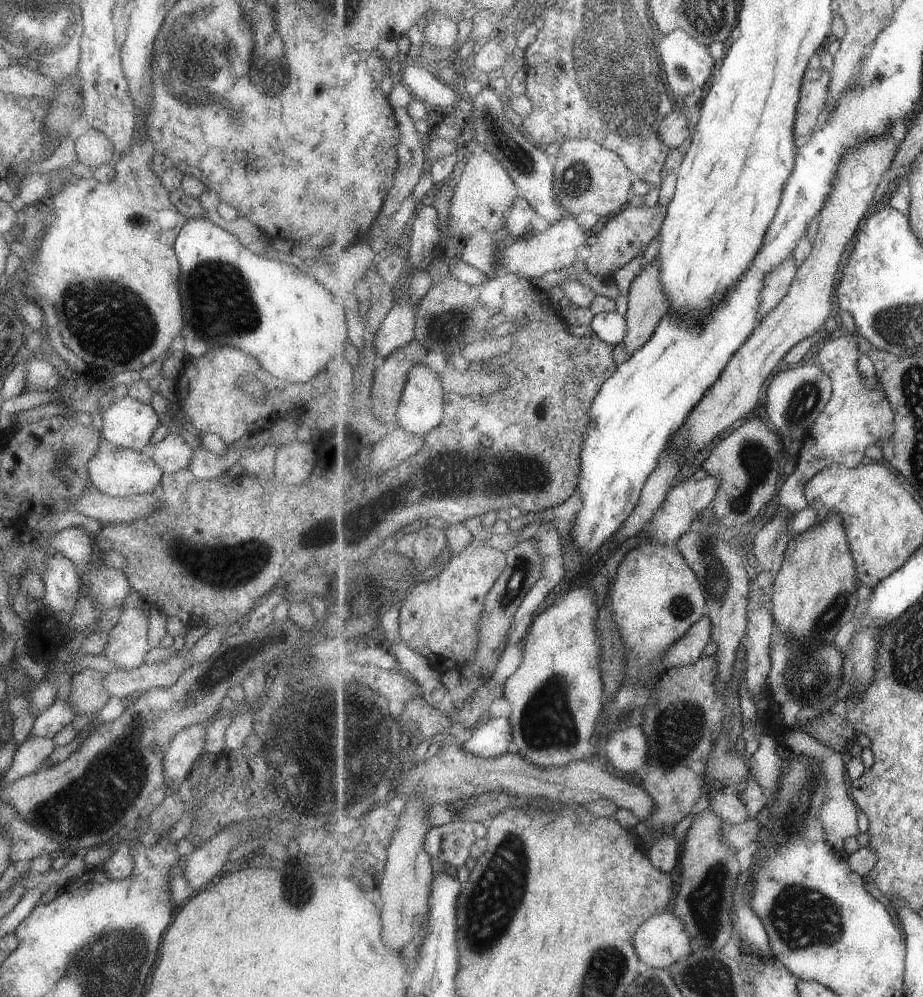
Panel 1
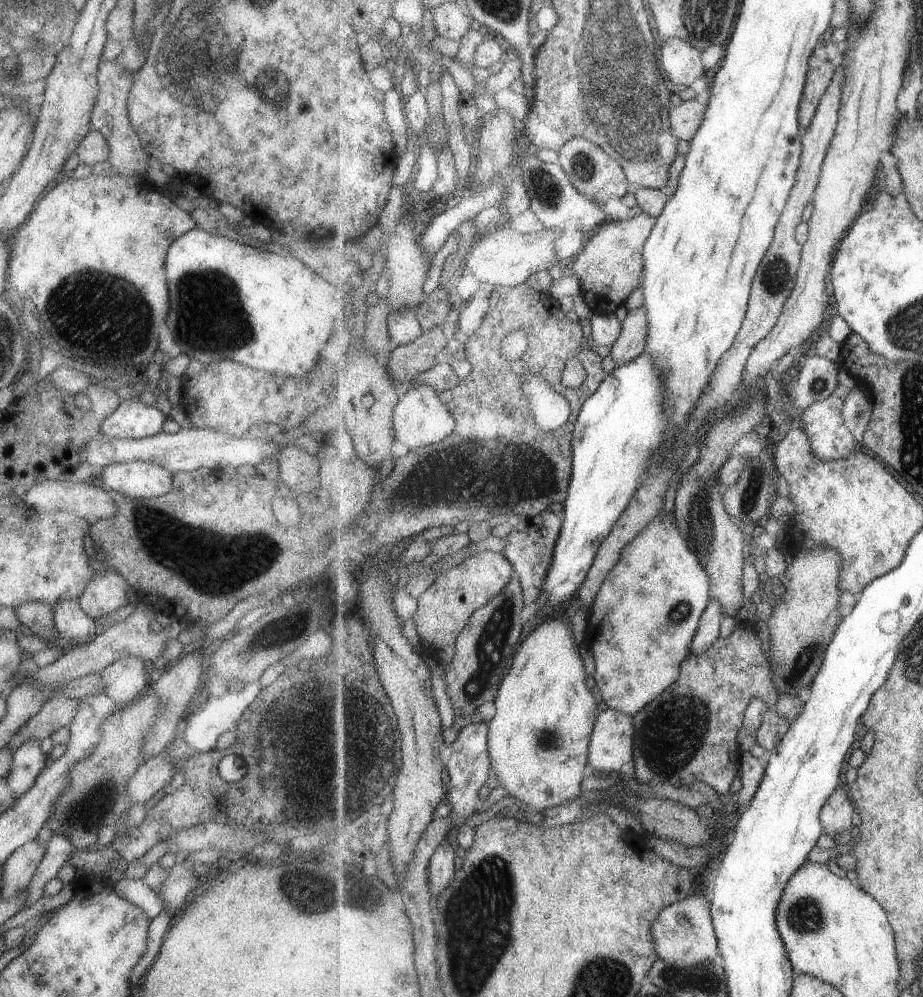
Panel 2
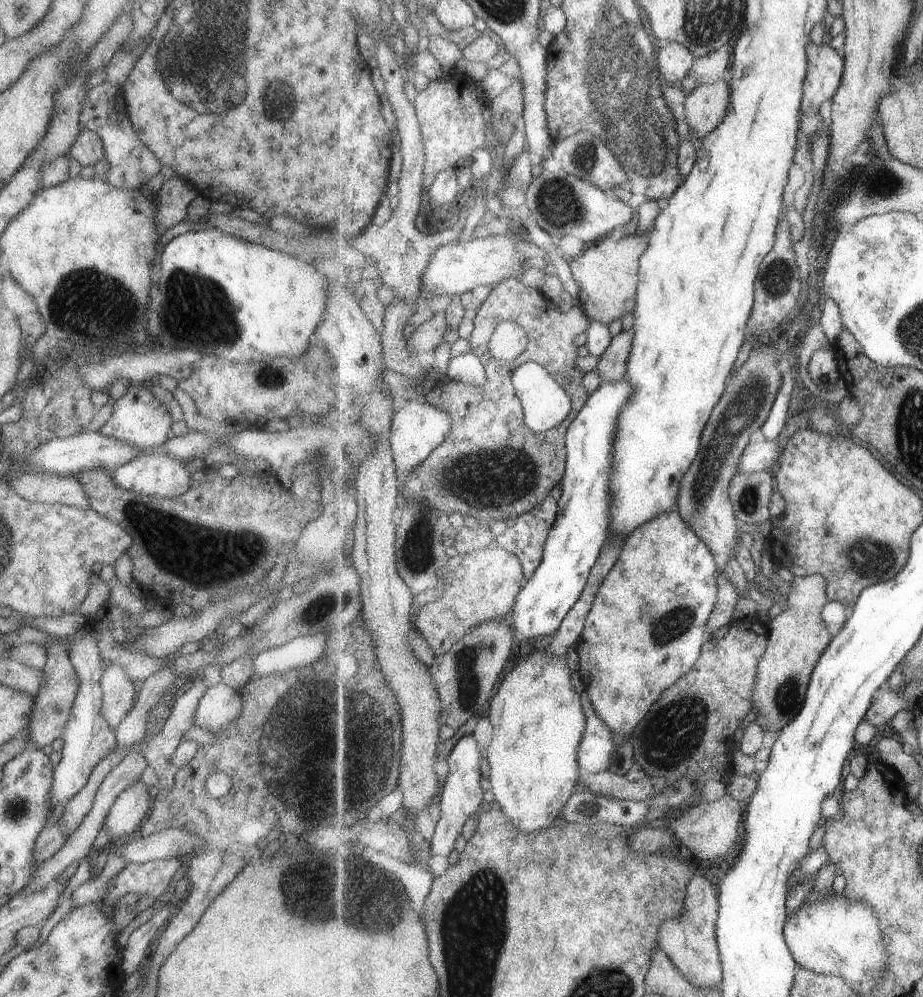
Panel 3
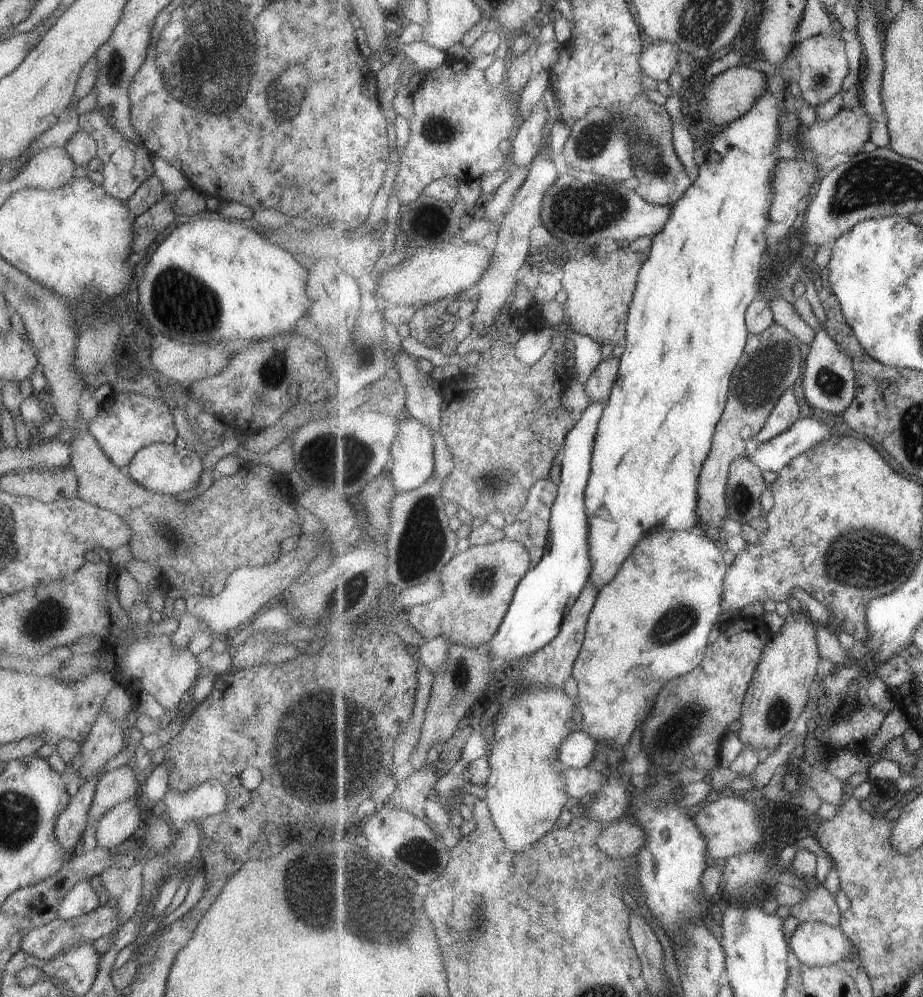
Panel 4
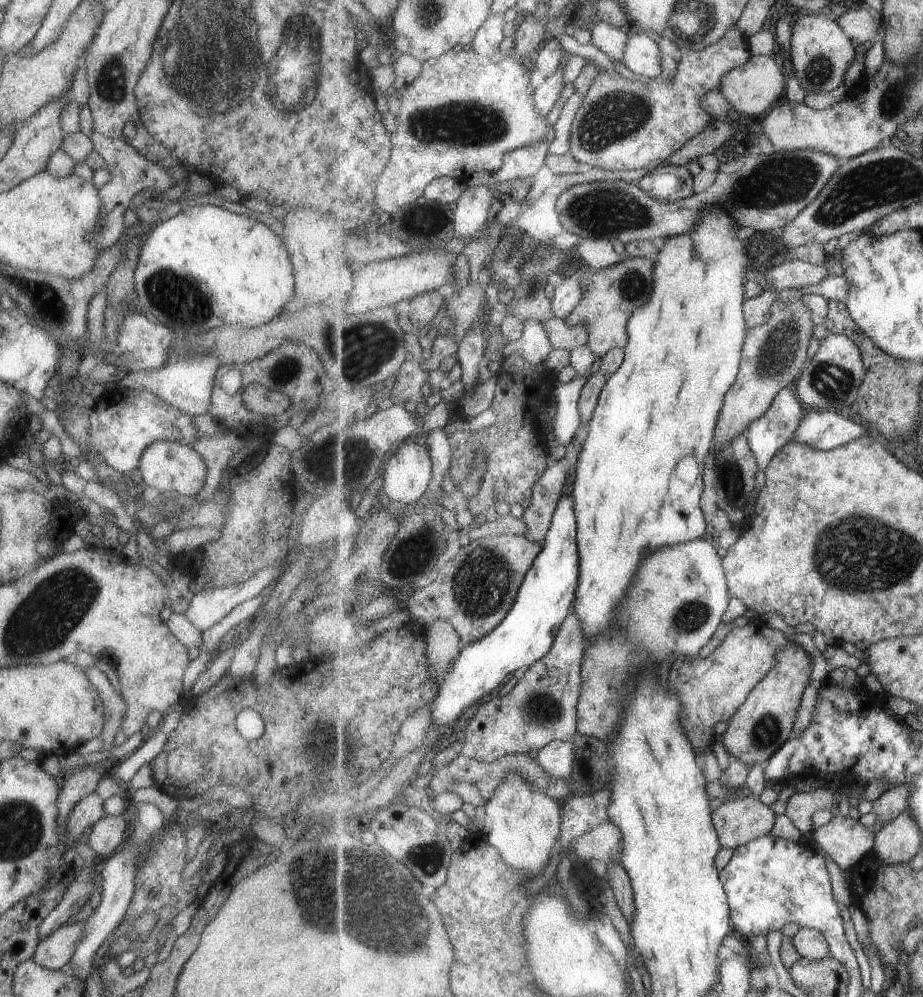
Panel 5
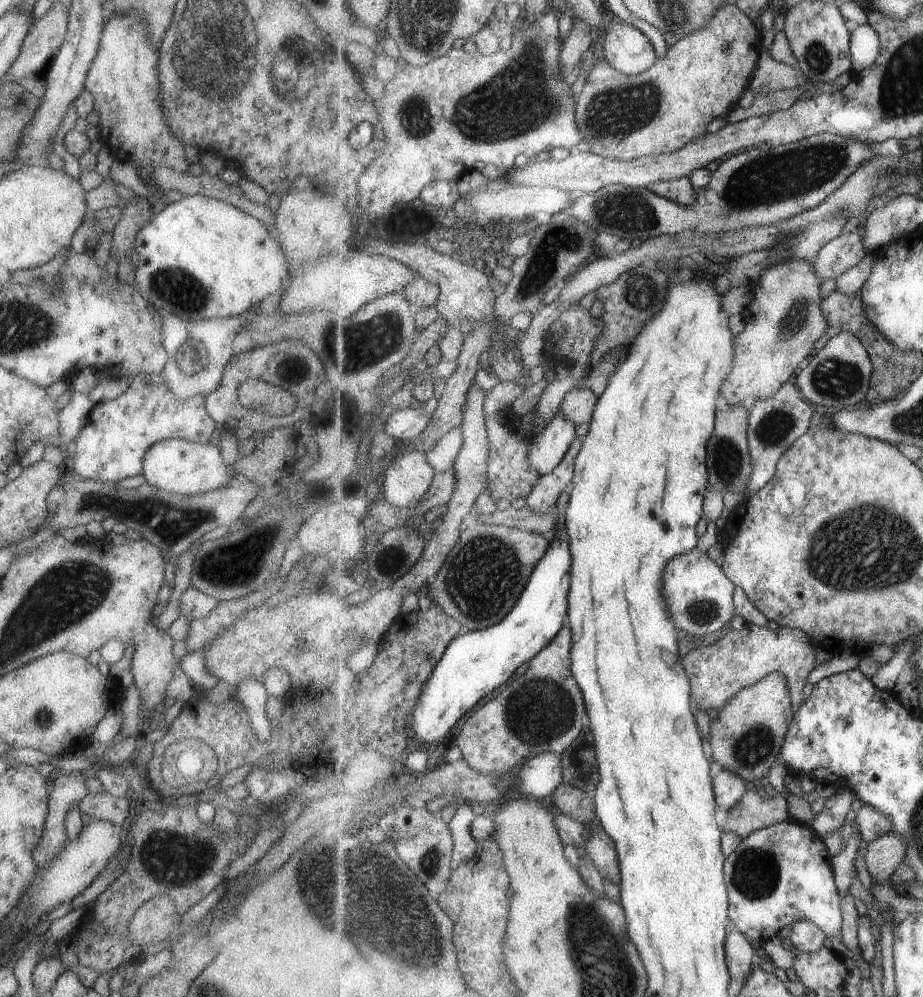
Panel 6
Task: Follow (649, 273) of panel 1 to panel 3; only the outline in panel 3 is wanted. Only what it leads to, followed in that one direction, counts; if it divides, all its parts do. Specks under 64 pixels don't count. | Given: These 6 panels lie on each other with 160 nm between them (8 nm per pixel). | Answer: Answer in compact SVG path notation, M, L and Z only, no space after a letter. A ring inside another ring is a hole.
M634 328L621 330L615 335L611 346L599 358L595 368L601 377L601 383L617 382L627 374L628 360L634 341Z

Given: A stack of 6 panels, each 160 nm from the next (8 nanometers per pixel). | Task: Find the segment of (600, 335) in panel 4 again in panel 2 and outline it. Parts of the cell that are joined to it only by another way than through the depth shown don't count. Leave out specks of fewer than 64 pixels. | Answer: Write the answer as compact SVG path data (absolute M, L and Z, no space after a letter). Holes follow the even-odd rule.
M642 212L628 219L605 222L584 243L573 263L572 272L580 276L583 289L581 296L593 313L614 313L625 304L637 286L643 286L644 248L656 224L657 217Z

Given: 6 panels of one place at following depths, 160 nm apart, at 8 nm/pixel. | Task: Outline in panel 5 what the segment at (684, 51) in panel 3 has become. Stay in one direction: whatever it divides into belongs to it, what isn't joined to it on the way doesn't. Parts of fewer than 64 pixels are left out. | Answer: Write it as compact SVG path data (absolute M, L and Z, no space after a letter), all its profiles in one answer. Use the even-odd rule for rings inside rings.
M630 28L631 36L628 40L624 62L626 68L633 73L649 79L661 78L661 50L657 38L653 34Z

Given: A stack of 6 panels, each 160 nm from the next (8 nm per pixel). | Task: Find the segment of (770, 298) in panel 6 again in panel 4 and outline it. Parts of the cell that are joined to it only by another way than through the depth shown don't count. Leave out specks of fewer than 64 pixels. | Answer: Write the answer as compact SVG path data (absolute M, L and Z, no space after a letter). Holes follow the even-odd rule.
M775 322L765 332L758 335L750 335L747 341L744 355L739 361L738 367L735 369L728 403L725 407L725 412L722 414L722 419L718 422L718 428L715 431L715 436L712 442L710 454L707 455L706 462L703 463L703 468L699 477L698 484L698 517L700 518L701 527L699 531L713 531L713 534L719 534L717 543L723 544L725 536L723 526L729 519L728 500L727 500L727 485L730 478L730 466L739 457L746 456L747 444L749 440L758 435L766 422L770 419L771 413L783 394L787 389L791 388L799 378L801 378L801 360L805 358L805 347L803 342L795 336L790 330Z

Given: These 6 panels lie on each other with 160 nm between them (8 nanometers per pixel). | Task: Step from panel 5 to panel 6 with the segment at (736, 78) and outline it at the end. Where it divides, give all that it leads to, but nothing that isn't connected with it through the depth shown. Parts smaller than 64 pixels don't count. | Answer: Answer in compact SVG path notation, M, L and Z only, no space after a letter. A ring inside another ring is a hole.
M765 48L761 50L757 67L748 80L747 89L751 89L755 95L767 95L783 89L793 90L810 81L796 68L775 60L770 50Z

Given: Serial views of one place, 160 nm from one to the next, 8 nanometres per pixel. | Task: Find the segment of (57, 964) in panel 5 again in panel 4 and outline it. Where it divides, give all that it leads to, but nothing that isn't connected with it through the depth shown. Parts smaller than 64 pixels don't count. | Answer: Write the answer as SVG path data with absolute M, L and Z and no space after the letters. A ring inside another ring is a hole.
M107 905L97 907L88 913L72 919L62 919L57 916L47 924L27 931L27 934L24 934L20 940L19 948L31 956L46 961L79 941L93 942L96 938L104 934L110 934L118 928L120 924L119 920L119 911L115 907L109 907Z

